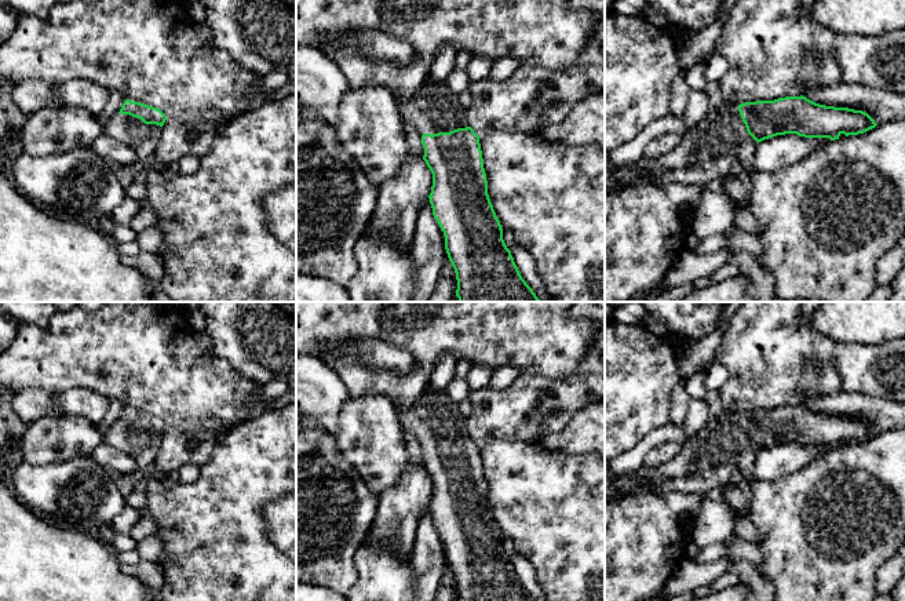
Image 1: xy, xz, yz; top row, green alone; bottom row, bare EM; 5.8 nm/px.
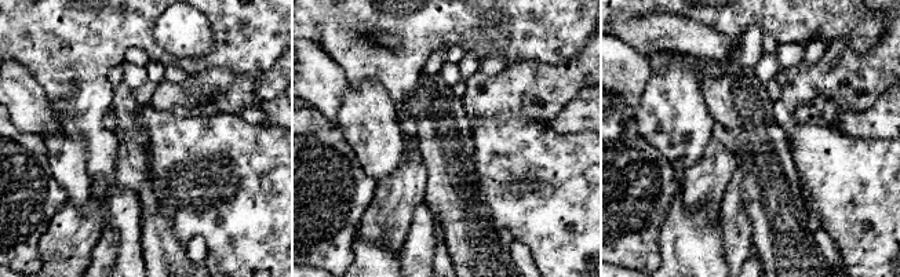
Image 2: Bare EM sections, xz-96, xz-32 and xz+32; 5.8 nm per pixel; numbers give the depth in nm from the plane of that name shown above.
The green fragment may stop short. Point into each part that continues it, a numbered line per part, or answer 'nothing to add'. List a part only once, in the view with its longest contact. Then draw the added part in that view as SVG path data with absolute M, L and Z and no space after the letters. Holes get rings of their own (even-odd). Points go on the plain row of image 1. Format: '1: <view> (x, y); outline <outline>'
1: xz (434, 416); outline M426 386L420 398L399 414L409 438L423 442L450 441L468 436L467 418L445 389Z

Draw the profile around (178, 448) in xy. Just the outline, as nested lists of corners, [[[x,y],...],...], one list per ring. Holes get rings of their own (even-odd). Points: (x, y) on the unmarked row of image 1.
[[[167,426],[154,465],[165,474],[179,471],[186,465],[201,469],[209,460],[218,438],[225,430],[227,429],[198,427],[193,433],[186,433]]]

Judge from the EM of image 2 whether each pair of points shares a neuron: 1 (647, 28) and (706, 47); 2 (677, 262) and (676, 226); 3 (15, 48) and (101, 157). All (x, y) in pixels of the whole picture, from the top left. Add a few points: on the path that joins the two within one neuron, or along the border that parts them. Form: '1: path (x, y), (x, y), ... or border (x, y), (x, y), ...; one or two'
1: path (662, 32), (691, 36); one
2: path (677, 254), (677, 234); one
3: path (51, 55), (83, 80), (87, 90), (87, 121); one

